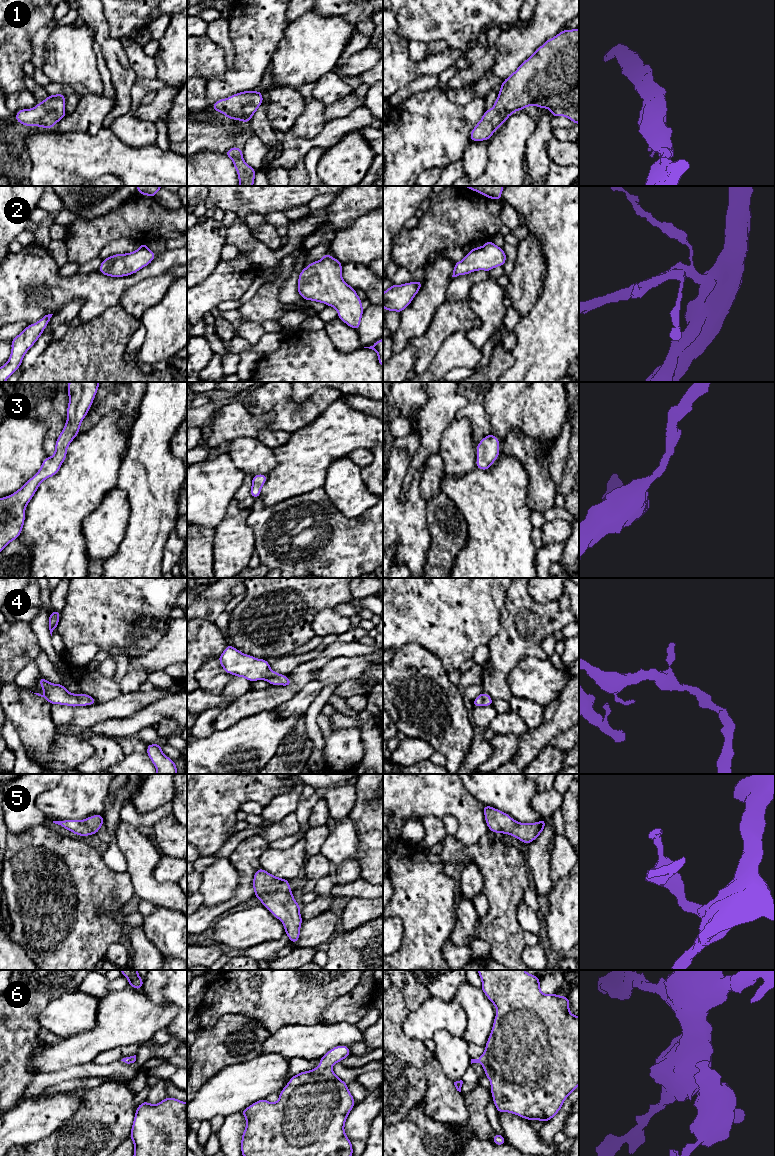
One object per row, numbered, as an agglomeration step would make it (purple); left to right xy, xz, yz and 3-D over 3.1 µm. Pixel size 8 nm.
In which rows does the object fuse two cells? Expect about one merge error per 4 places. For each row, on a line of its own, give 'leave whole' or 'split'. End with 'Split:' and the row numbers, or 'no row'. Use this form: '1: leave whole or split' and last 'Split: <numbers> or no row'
1: leave whole
2: leave whole
3: leave whole
4: leave whole
5: leave whole
6: leave whole
Split: no row

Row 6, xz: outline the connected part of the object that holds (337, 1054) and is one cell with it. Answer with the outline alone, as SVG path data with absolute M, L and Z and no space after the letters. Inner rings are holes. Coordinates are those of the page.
M336 1046L320 1058L318 1067L292 1076L277 1102L262 1099L243 1109L247 1125L241 1138L242 1156L353 1156L344 1125L356 1102L348 1084L331 1068L349 1056L349 1047Z

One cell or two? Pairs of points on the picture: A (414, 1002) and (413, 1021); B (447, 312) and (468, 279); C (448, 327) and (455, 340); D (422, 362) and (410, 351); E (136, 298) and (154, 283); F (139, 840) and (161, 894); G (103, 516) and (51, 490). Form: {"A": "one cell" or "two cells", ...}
{"A": "two cells", "B": "two cells", "C": "two cells", "D": "two cells", "E": "one cell", "F": "one cell", "G": "two cells"}

